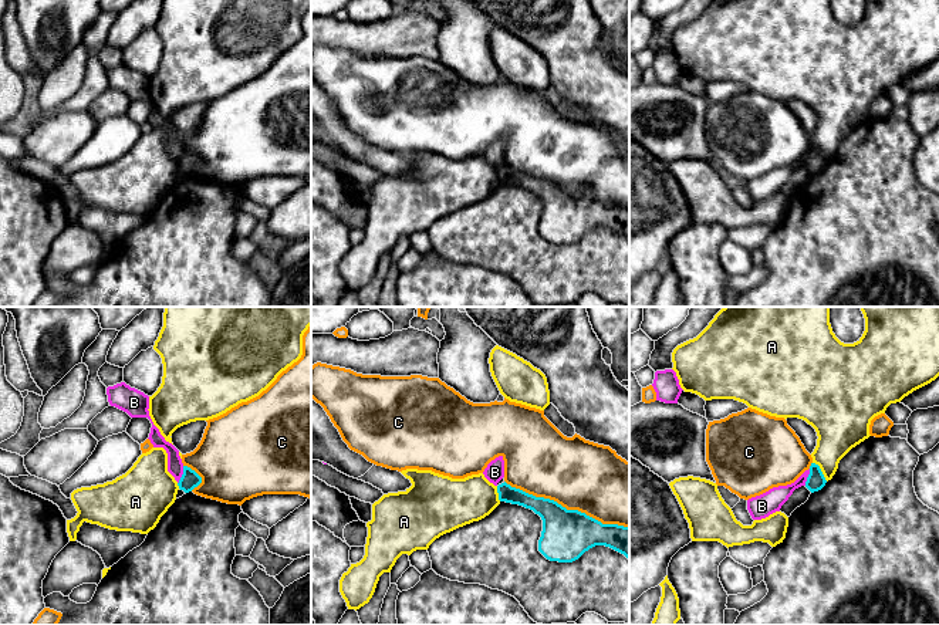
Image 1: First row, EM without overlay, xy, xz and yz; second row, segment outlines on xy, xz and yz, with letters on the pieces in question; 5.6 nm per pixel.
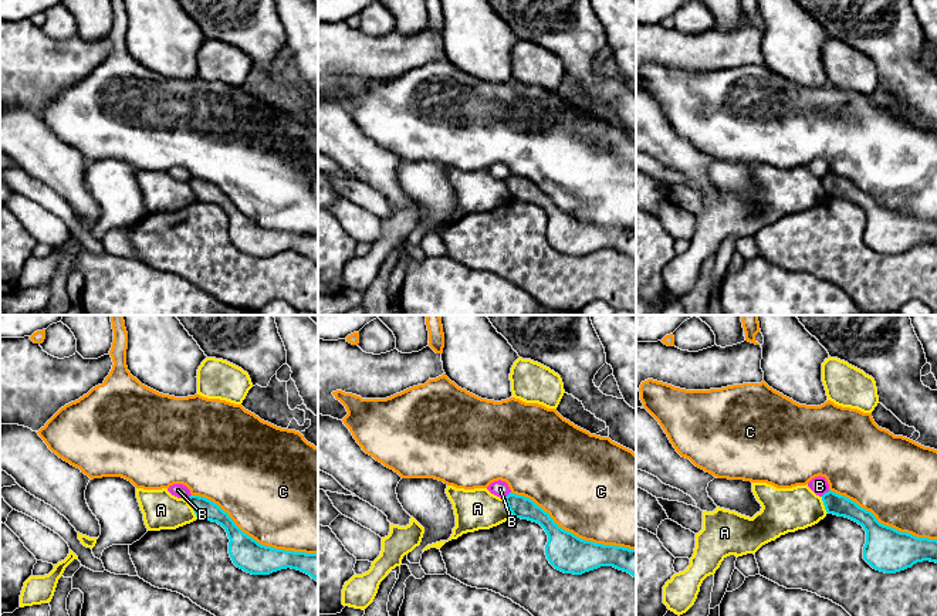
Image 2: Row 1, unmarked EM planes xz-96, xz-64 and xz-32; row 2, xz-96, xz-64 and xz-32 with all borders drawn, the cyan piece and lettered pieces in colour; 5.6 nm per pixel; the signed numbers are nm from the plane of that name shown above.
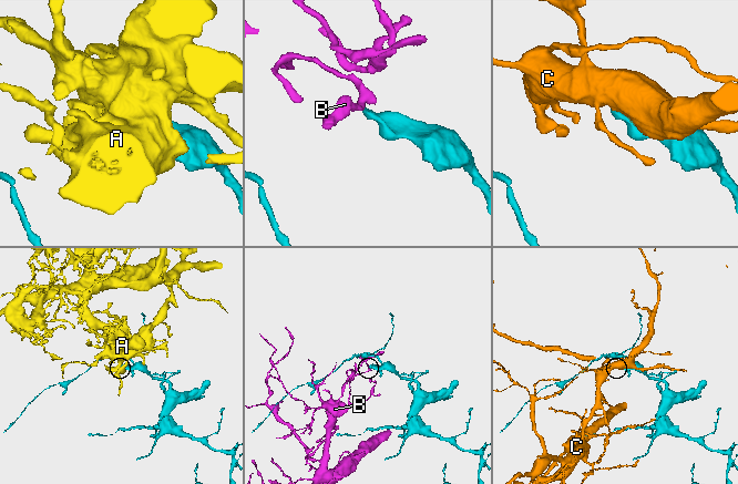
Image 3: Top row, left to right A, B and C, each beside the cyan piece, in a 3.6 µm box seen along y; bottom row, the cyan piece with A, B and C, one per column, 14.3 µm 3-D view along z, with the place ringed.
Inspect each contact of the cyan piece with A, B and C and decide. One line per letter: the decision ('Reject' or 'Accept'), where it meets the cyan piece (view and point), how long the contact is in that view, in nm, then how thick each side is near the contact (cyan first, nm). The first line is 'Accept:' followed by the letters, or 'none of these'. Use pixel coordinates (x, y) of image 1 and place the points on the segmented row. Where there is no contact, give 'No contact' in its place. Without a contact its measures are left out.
Accept: none of these
A: Reject. Touches cyan at yz (820, 470). Shared border 140 nm. Thickness 110 nm (cyan) against 240 nm
B: Reject. Touches cyan at xy (182, 475). Shared border 110 nm. Thickness 100 nm (cyan) against 90 nm
C: Reject. Touches cyan at xz (566, 509). Shared border 750 nm. Thickness 280 nm (cyan) against 400 nm

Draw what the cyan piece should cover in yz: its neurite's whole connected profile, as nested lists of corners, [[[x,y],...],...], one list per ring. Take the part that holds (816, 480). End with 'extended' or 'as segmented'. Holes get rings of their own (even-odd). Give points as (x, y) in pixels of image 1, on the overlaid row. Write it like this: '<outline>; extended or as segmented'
[[[811,463],[810,474],[808,474],[807,482],[805,482],[805,487],[811,493],[814,493],[814,491],[821,490],[825,486],[825,483],[827,483],[827,480],[825,480],[820,466],[815,463]]]; as segmented

